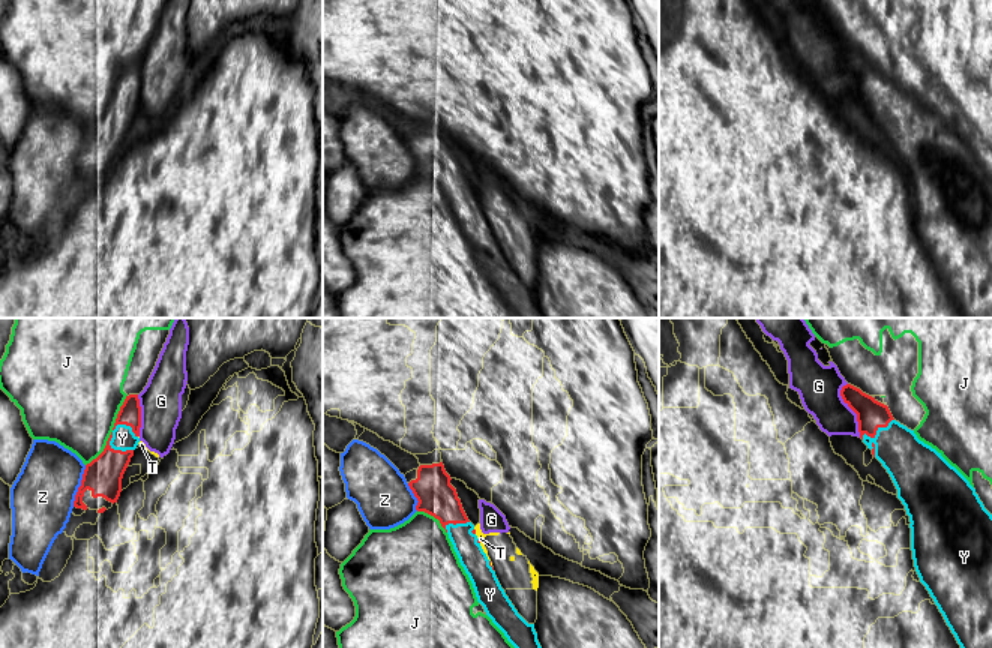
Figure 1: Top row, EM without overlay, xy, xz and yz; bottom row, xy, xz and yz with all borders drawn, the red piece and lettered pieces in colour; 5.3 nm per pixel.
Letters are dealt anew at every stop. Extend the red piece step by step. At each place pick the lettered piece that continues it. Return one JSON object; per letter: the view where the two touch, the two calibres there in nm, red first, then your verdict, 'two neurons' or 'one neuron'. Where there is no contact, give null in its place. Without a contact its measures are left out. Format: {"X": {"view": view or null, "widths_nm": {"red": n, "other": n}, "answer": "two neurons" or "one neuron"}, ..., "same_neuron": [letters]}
{"G": {"view": "yz", "widths_nm": {"red": 160, "other": 220}, "answer": "two neurons"}, "J": {"view": "xy", "widths_nm": {"red": 200, "other": 460}, "answer": "two neurons"}, "T": {"view": "xz", "widths_nm": {"red": 20, "other": 50}, "answer": "two neurons"}, "Y": {"view": "xy", "widths_nm": {"red": 200, "other": 120}, "answer": "one neuron"}, "Z": {"view": "xy", "widths_nm": {"red": 200, "other": 340}, "answer": "two neurons"}, "same_neuron": ["Y"]}

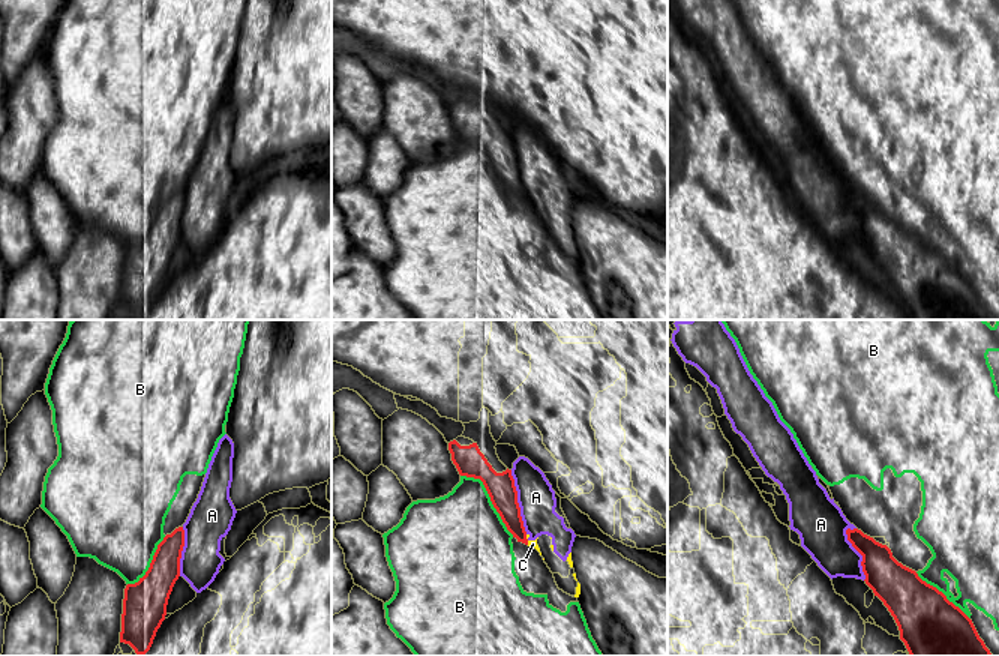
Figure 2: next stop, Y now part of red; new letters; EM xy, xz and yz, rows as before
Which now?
{"A": {"view": "xz", "widths_nm": {"red": 150, "other": 200}, "answer": "two neurons"}, "B": {"view": "xz", "widths_nm": {"red": 160, "other": 460}, "answer": "two neurons"}, "C": {"view": "xz", "widths_nm": {"red": 140, "other": 20}, "answer": "two neurons"}, "same_neuron": []}

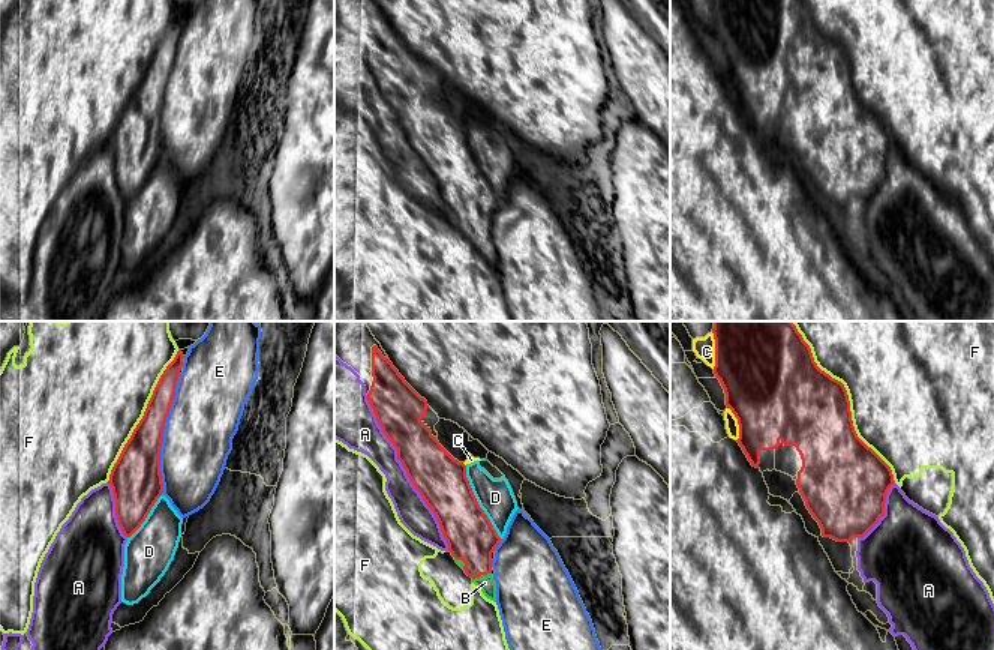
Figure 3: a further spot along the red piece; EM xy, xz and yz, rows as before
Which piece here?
{"A": {"view": "xz", "widths_nm": {"red": 280, "other": 170}, "answer": "two neurons"}, "B": {"view": "xz", "widths_nm": {"red": 260, "other": 90}, "answer": "one neuron"}, "C": {"view": "yz", "widths_nm": {"red": 500, "other": 110}, "answer": "two neurons"}, "D": {"view": "xz", "widths_nm": {"red": 280, "other": 190}, "answer": "two neurons"}, "E": {"view": "xy", "widths_nm": {"red": 260, "other": 380}, "answer": "two neurons"}, "F": {"view": "yz", "widths_nm": {"red": 440, "other": 480}, "answer": "two neurons"}, "same_neuron": ["B"]}

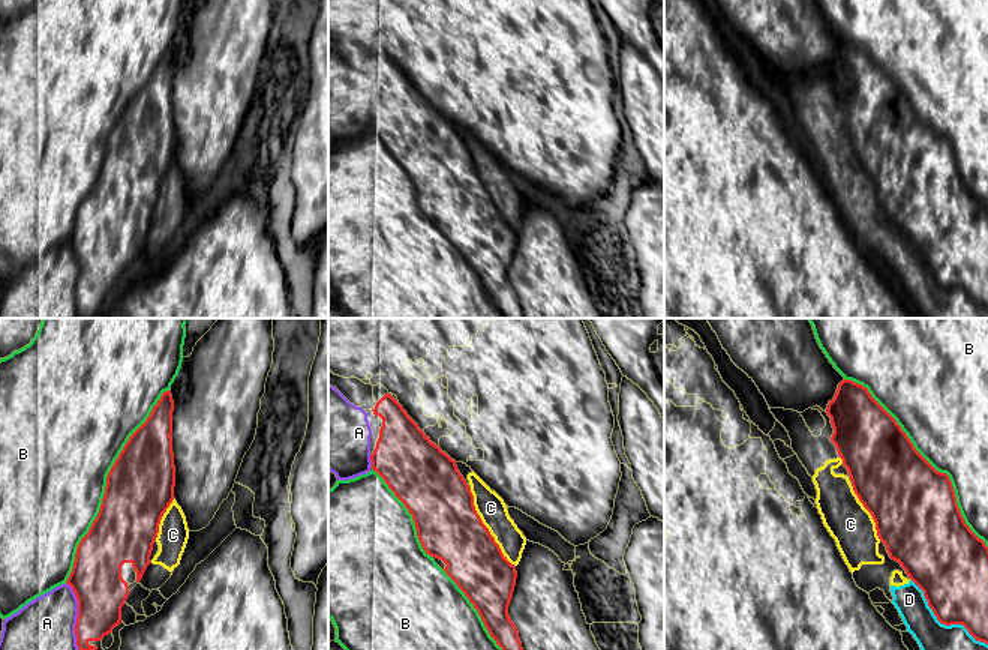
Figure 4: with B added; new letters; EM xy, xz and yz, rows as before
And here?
{"A": {"view": "xy", "widths_nm": {"red": 280, "other": 280}, "answer": "two neurons"}, "B": {"view": "xy", "widths_nm": {"red": 360, "other": 480}, "answer": "two neurons"}, "C": {"view": "yz", "widths_nm": {"red": 460, "other": 240}, "answer": "two neurons"}, "D": {"view": "yz", "widths_nm": {"red": 360, "other": 170}, "answer": "two neurons"}, "same_neuron": []}

